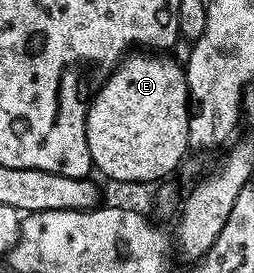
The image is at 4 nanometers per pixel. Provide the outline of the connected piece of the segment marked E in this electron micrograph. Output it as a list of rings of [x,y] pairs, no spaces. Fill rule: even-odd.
[[[135,52],[120,62],[107,83],[95,91],[87,107],[87,143],[92,167],[115,182],[155,182],[171,174],[189,154],[187,72],[169,56],[159,52]]]

